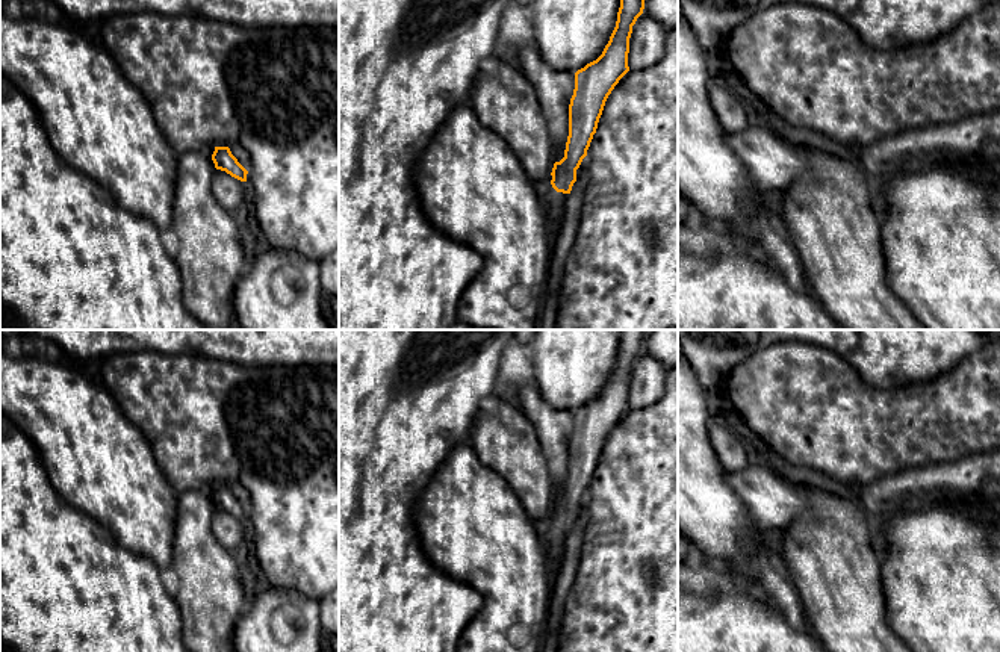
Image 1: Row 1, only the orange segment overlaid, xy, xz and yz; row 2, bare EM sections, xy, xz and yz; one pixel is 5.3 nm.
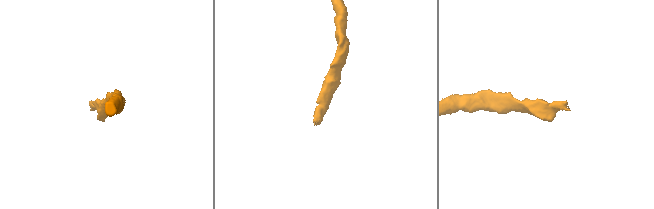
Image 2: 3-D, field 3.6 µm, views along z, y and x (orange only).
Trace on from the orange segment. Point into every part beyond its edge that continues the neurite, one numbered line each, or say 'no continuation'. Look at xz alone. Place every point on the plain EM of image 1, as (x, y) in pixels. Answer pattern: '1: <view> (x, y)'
1: xz (554, 542)

